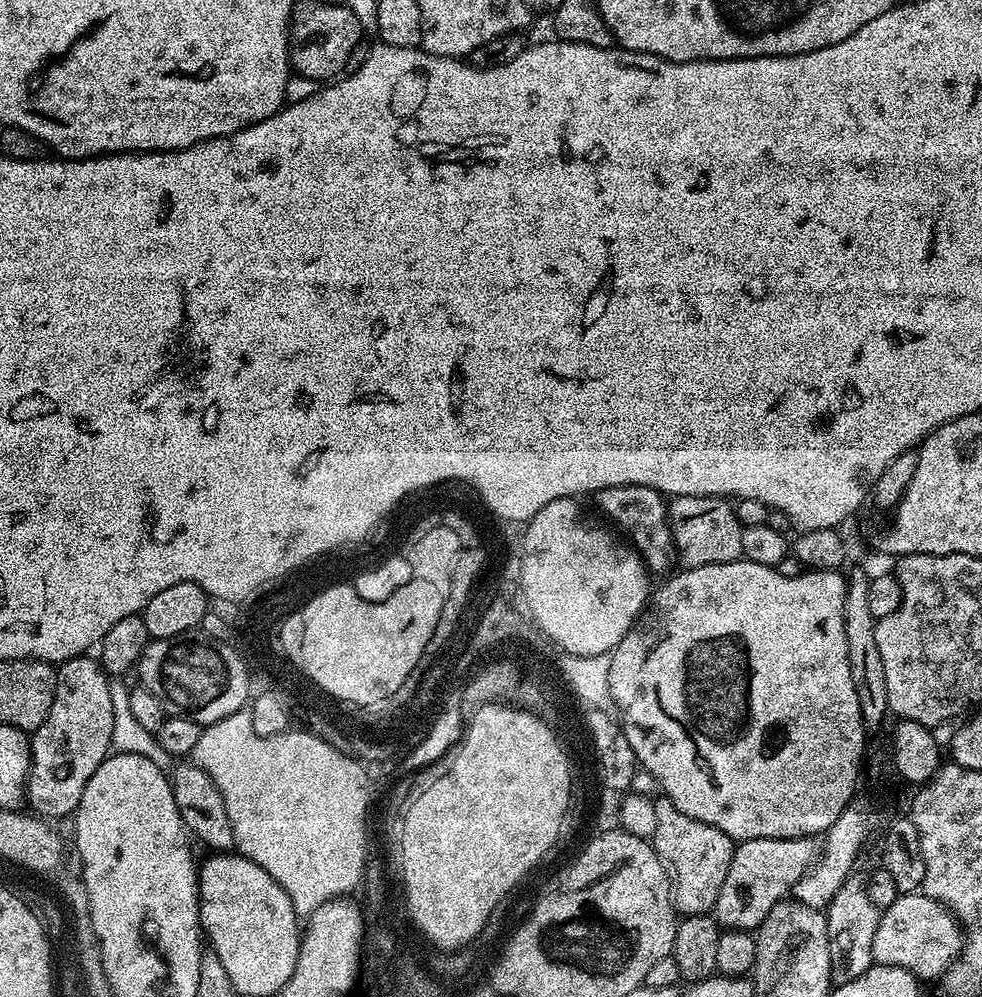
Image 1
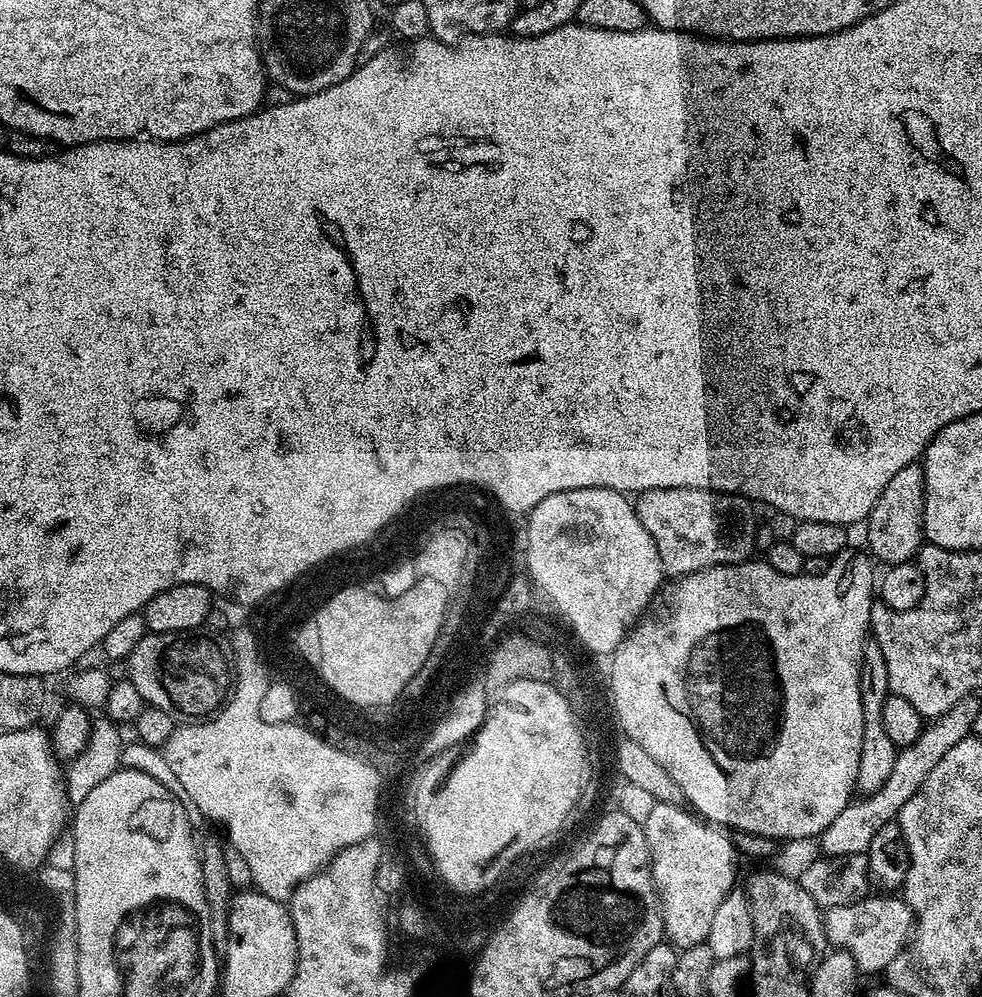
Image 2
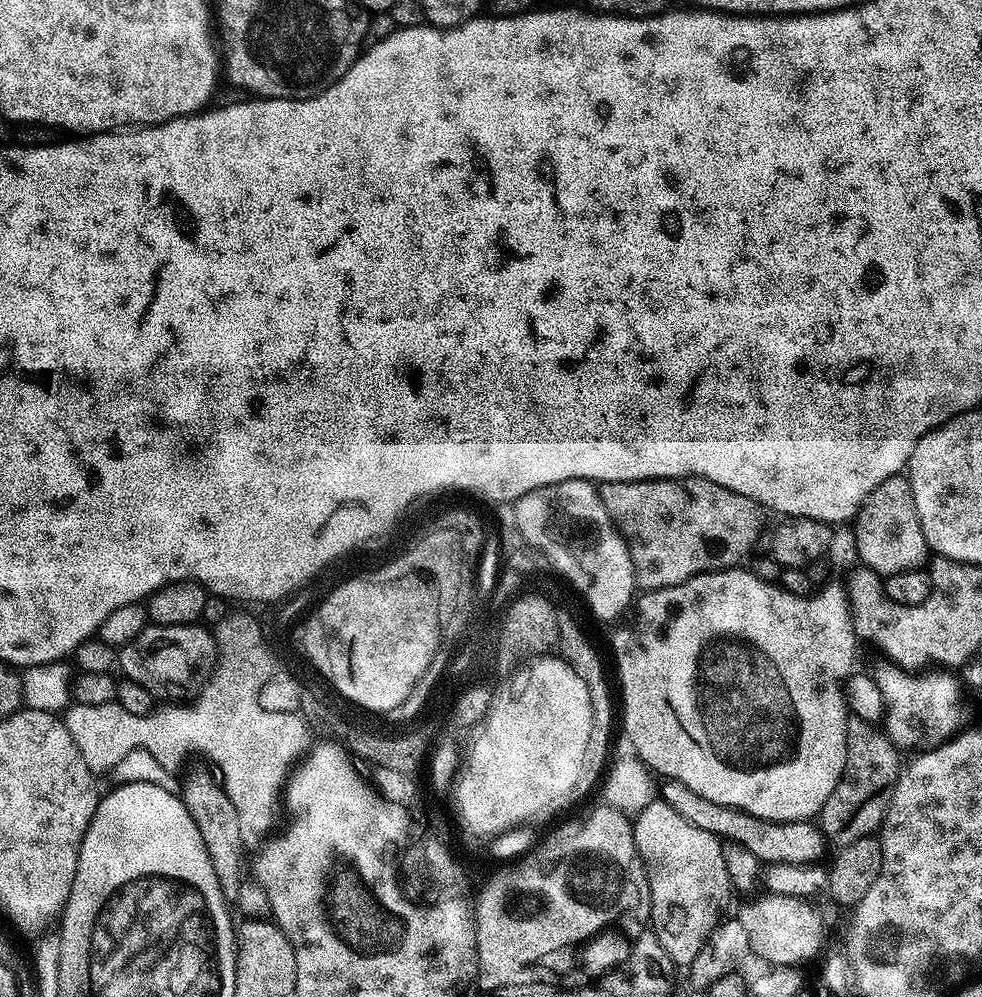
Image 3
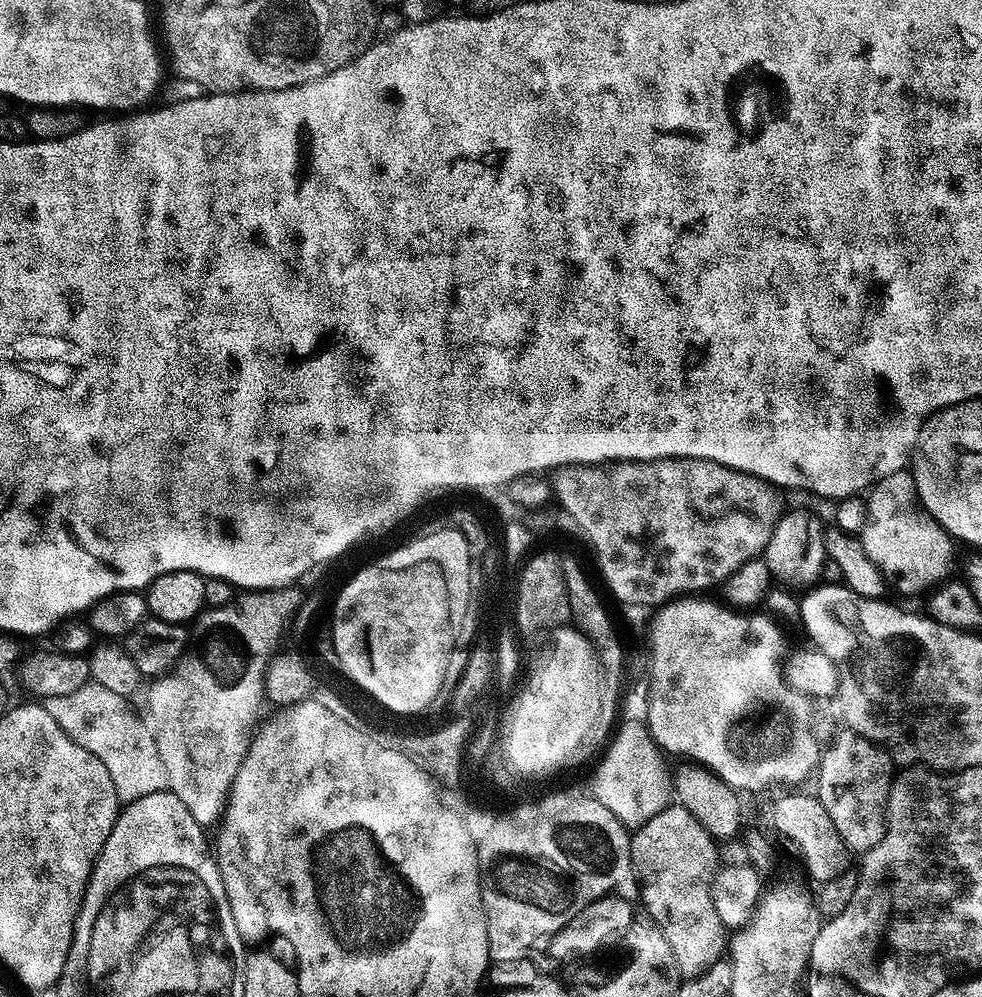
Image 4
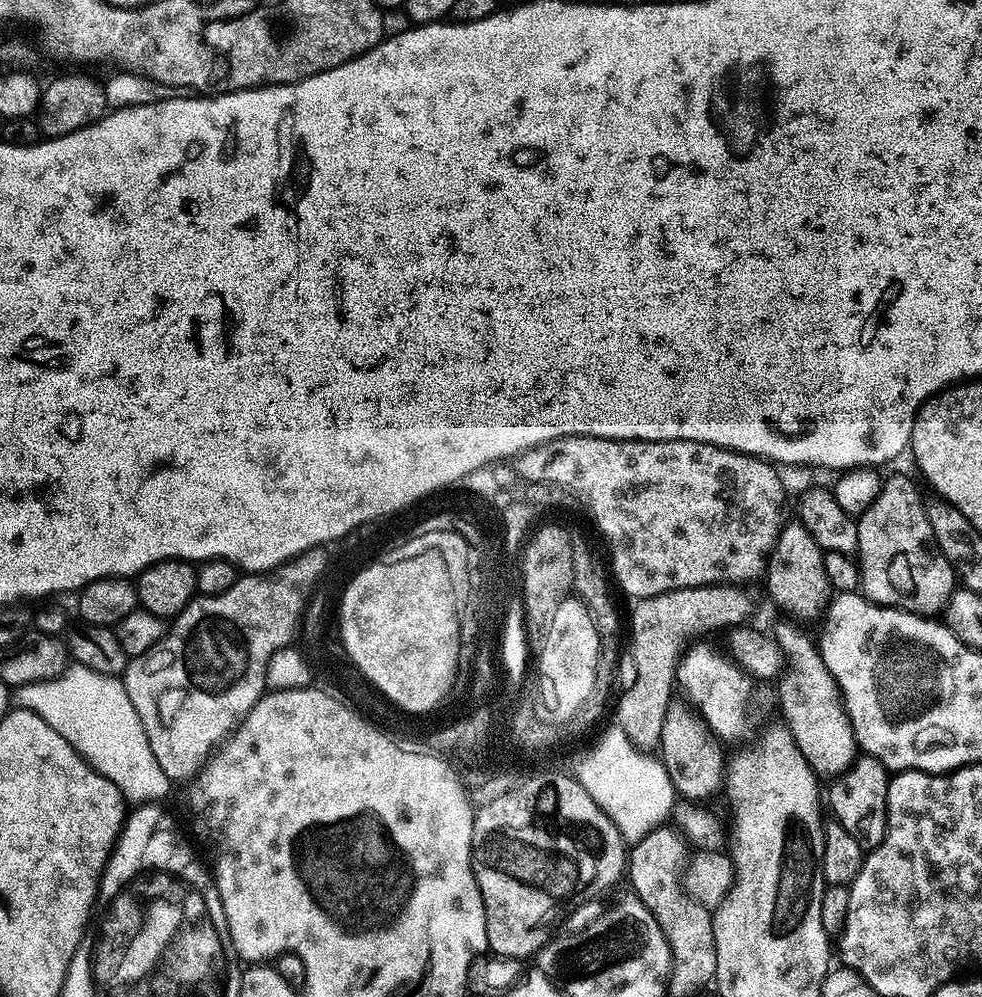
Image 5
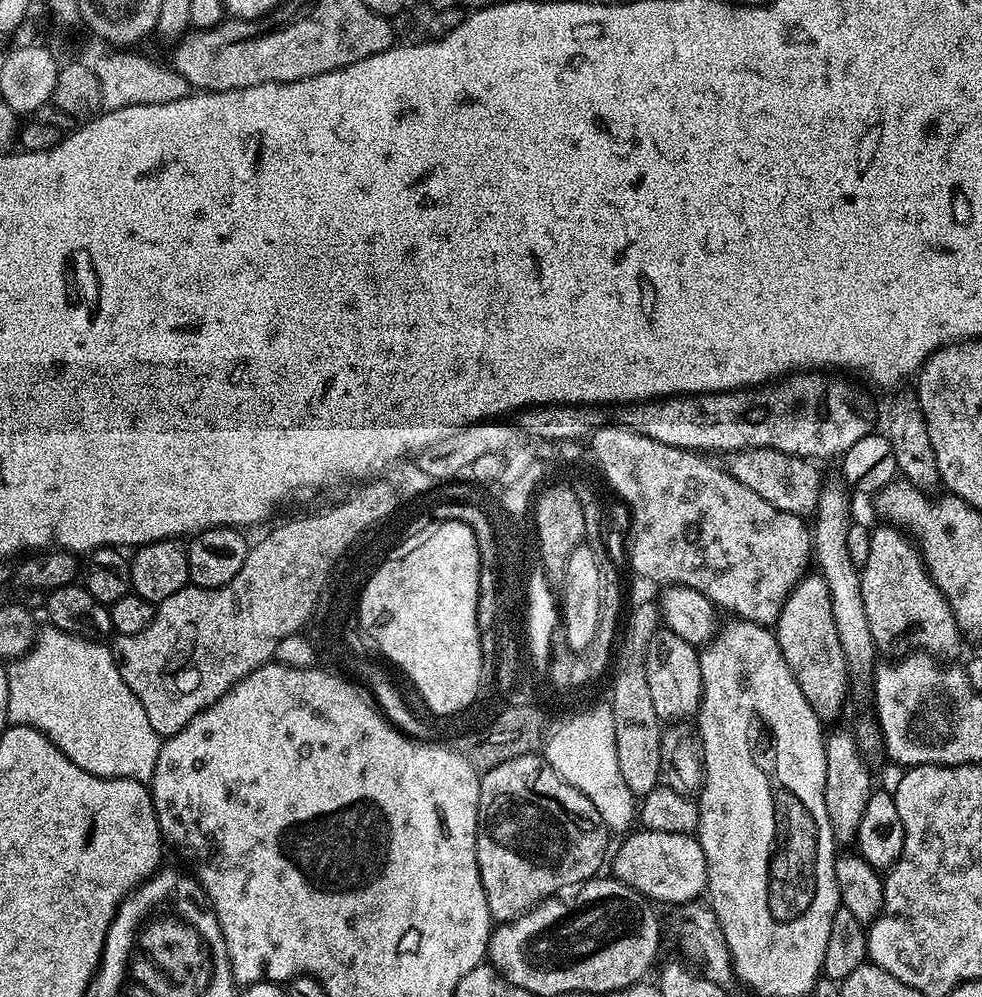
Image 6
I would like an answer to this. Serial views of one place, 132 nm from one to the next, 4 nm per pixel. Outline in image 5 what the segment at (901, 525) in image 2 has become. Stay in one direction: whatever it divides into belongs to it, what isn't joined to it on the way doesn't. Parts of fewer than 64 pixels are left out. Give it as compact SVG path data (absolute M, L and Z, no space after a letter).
M892 476L880 485L878 498L856 520L858 563L863 595L886 608L901 608L919 616L936 618L958 587L950 561L936 544L927 518L925 501L908 476Z

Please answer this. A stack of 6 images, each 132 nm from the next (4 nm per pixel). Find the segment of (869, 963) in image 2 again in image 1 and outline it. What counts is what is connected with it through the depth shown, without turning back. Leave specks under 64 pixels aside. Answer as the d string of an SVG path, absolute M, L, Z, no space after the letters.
M900 894L891 906L880 913L878 930L874 930L872 943L872 958L877 964L898 966L912 972L921 981L939 981L944 971L960 958L960 951L964 949L964 934L960 921L952 915L952 911L945 904L938 903L934 898L923 894Z

